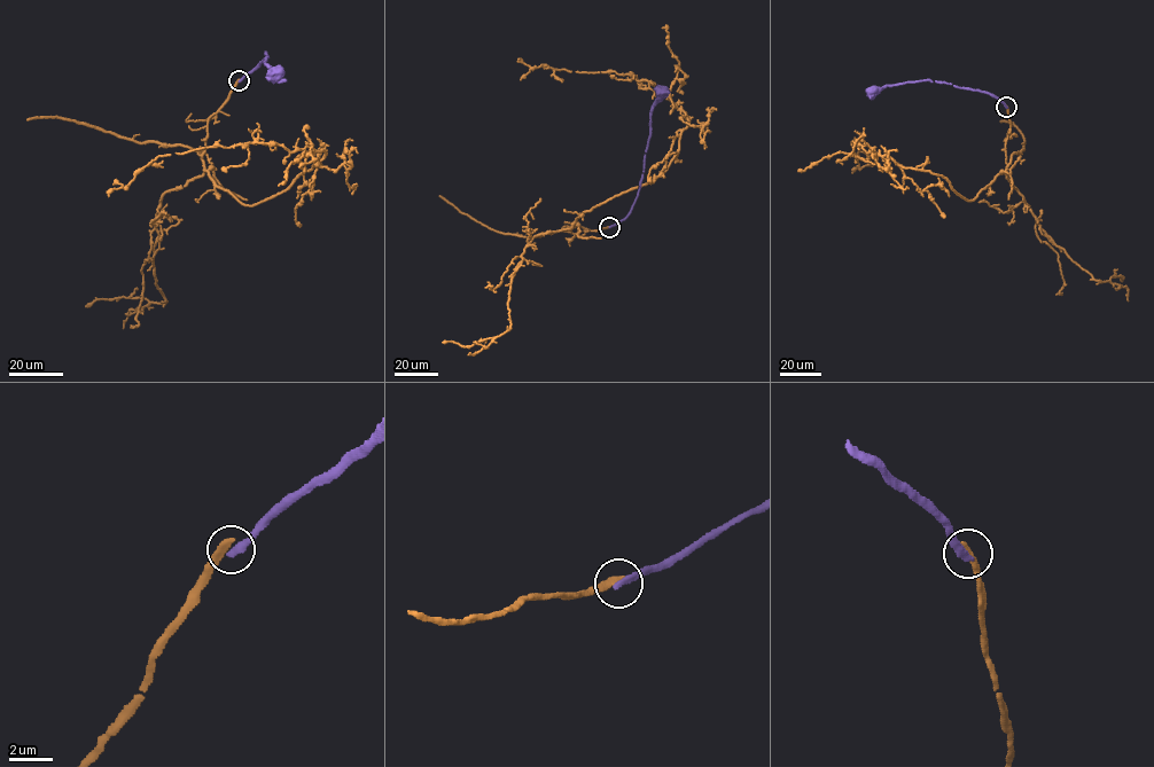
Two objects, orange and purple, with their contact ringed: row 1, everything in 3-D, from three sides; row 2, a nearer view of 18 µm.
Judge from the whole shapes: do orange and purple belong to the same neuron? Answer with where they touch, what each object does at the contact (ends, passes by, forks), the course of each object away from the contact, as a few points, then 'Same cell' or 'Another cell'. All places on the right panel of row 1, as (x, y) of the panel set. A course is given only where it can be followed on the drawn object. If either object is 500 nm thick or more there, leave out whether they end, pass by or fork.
Place: (1006, 107). At the ring orange ends. At the ring purple ends. Course of orange: (1006, 107), (1006, 170), (973, 200), (941, 175), (902, 167), (858, 142), (852, 173). Course of purple: (1006, 107), (990, 94), (929, 79), (886, 85), (872, 91). Another cell

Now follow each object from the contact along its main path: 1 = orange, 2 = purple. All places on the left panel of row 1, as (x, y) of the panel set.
1: (239, 80), (208, 119), (216, 186), (255, 204), (320, 164), (324, 150), (202, 147), (109, 196)
2: (239, 80), (264, 60), (266, 52), (264, 63), (278, 72)

